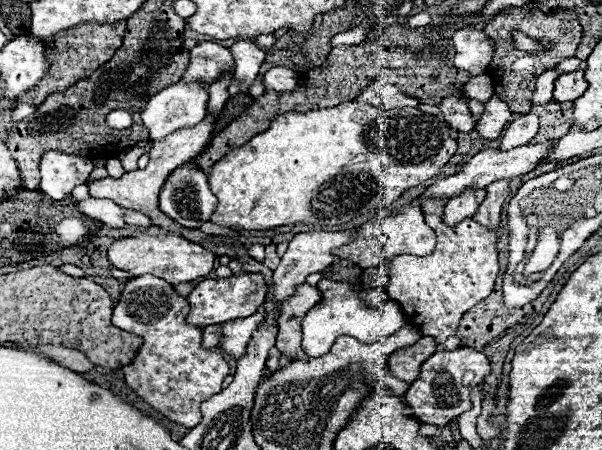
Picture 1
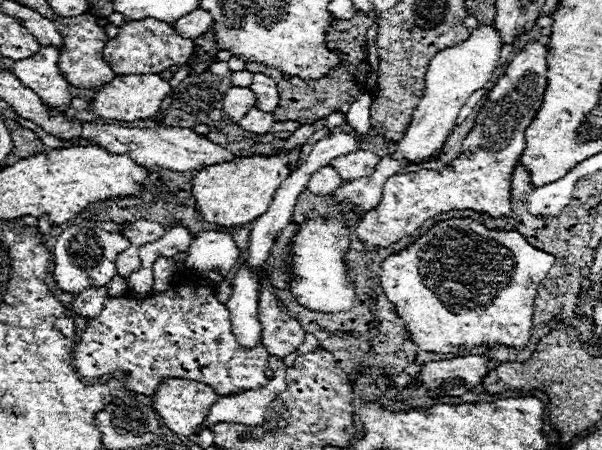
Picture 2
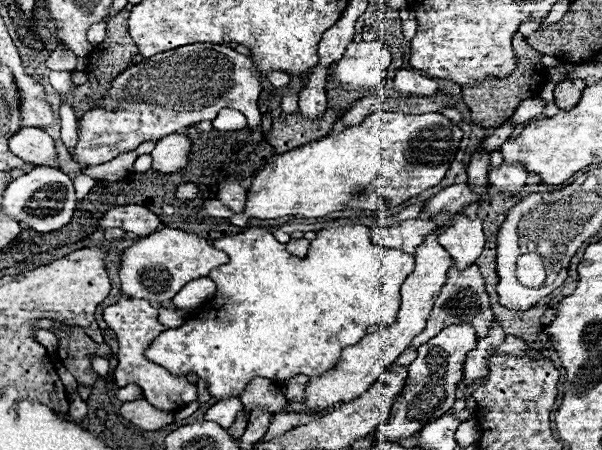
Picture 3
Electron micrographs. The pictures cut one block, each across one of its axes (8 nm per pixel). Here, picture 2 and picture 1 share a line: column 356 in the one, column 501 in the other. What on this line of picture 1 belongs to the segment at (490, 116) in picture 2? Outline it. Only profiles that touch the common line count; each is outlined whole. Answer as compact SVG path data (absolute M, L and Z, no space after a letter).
M422 198L420 206L426 216L426 224L430 224L438 236L436 250L426 258L394 256L388 260L390 280L386 292L402 306L408 324L416 326L422 336L432 336L438 344L444 344L456 334L462 316L492 292L498 276L496 242L504 234L504 228L488 228L472 218L458 222L458 226L446 226L442 222L446 198Z

